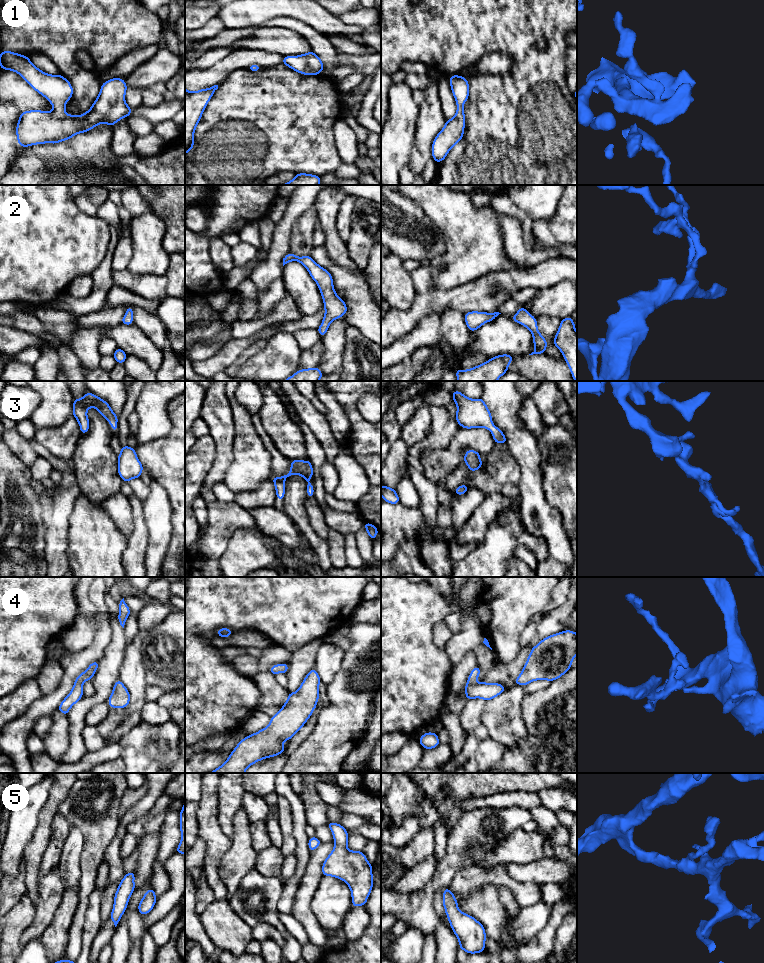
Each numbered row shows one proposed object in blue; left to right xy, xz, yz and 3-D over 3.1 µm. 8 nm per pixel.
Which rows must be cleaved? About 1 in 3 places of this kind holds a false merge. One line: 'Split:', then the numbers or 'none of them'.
Split: none of them

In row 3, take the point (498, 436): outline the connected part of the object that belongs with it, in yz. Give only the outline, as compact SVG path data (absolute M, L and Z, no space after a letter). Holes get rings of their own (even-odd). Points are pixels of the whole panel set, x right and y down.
M456 390L452 396L457 405L455 418L462 428L486 428L493 434L495 443L507 444L504 433L492 423L491 413L482 398L470 399Z

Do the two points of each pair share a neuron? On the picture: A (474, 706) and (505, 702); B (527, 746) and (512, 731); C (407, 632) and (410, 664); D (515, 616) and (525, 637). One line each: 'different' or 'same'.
A: different
B: different
C: same
D: different

